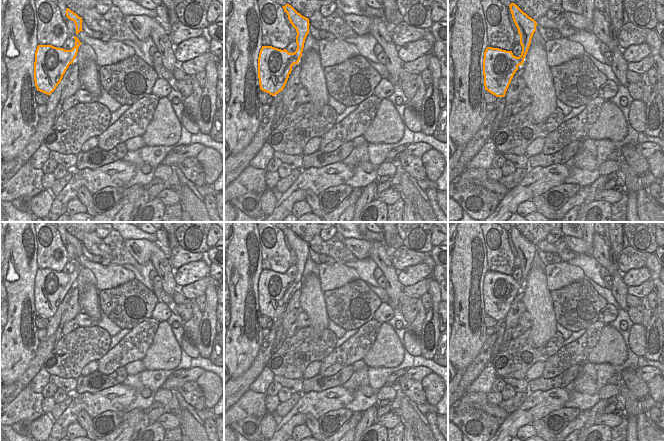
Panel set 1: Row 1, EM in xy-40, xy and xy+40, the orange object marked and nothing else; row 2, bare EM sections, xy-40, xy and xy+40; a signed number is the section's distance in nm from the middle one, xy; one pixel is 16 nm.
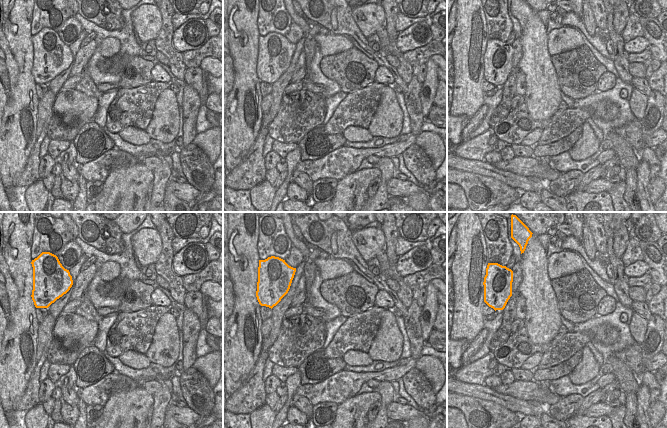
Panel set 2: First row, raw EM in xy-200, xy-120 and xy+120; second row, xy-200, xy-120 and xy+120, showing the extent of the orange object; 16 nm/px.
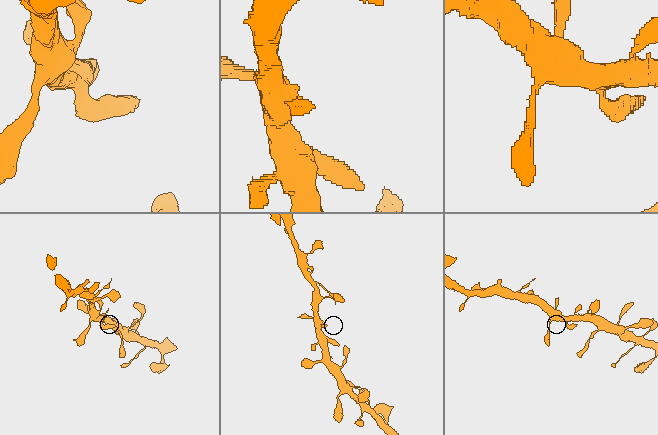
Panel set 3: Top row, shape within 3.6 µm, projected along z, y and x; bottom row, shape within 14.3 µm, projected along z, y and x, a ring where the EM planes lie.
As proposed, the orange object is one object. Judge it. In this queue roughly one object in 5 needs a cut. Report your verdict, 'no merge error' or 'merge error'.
no merge error

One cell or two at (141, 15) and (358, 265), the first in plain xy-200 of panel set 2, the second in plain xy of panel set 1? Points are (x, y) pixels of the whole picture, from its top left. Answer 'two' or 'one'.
two

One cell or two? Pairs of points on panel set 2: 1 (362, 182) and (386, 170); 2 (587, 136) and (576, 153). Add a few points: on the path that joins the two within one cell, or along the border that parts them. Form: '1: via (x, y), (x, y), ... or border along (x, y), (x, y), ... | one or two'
1: border along (376, 165), (380, 171), (380, 176) | two
2: via (587, 140), (580, 149) | one

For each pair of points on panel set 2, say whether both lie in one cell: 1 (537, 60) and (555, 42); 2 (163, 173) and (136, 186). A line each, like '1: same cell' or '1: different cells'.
1: different cells
2: different cells

